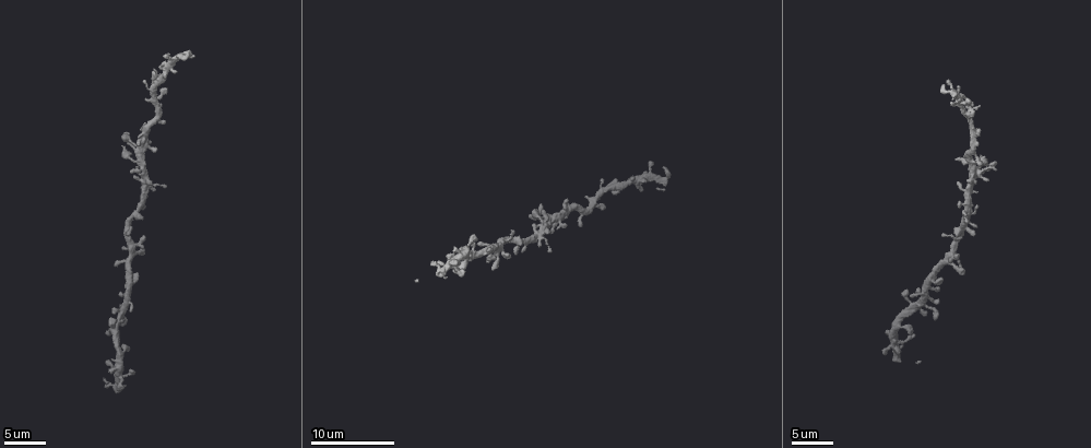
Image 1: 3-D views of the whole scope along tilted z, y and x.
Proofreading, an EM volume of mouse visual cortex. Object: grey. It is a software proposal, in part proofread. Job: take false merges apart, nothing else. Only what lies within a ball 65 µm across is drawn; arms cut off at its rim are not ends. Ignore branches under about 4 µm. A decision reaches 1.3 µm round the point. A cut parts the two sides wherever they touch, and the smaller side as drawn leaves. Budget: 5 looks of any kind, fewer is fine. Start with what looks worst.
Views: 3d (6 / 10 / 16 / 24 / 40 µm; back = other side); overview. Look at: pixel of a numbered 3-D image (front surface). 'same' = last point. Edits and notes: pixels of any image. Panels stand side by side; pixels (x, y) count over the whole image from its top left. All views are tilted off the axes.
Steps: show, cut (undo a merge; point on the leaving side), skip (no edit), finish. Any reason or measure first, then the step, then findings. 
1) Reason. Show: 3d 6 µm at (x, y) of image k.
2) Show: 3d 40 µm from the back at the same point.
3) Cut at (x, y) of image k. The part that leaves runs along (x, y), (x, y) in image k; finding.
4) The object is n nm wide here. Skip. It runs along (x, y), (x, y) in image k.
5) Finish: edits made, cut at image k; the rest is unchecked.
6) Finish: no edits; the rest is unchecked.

Four-way junction. Show: 3d 10 µm at (138, 213) of image 1.

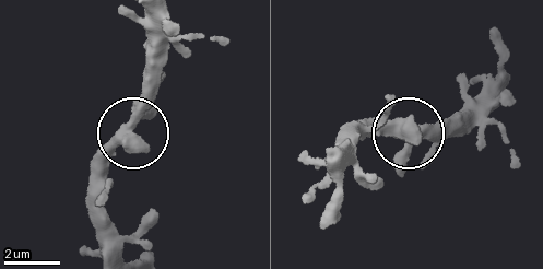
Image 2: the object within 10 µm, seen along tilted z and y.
Show: 3d 6 µm at (127, 129) of image 2.

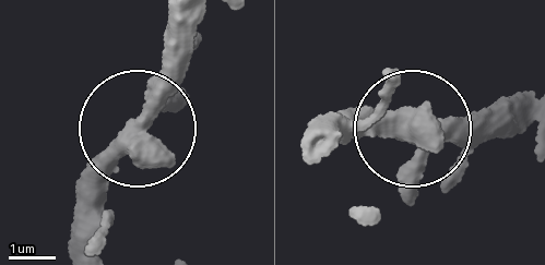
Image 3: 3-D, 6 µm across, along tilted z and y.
The object is 430 nm wide here. Skip. It runs along (151, 123), (87, 208) in image 3; one cell here.

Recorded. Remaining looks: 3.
Looks like a crossing. Show: 3d 6 µm at (139, 149) of image 1.

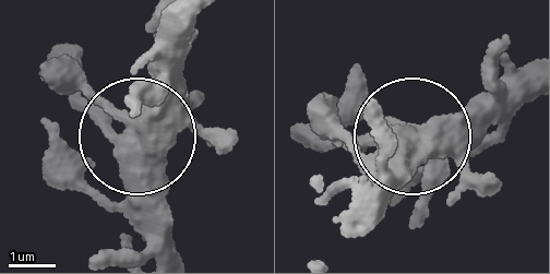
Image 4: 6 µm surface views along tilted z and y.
5 arms meet here. Skip. One cell here.

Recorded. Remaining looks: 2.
A narrow waist. Show: 3d 10 µm at (604, 188) of image 1.

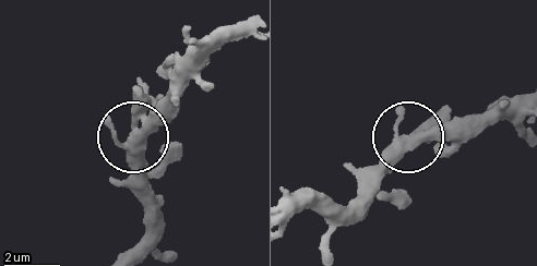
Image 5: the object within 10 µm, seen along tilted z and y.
Show: 3d 6 µm at (414, 141) of image 5.

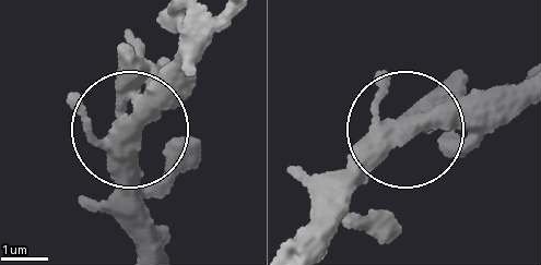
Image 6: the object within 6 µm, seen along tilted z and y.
The object is 340 nm wide here. Skip. It runs along (303, 237), (419, 119), (502, 97) in image 6; continuous, no second cell.

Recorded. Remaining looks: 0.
Finish: no edits; the rest is unchecked.

